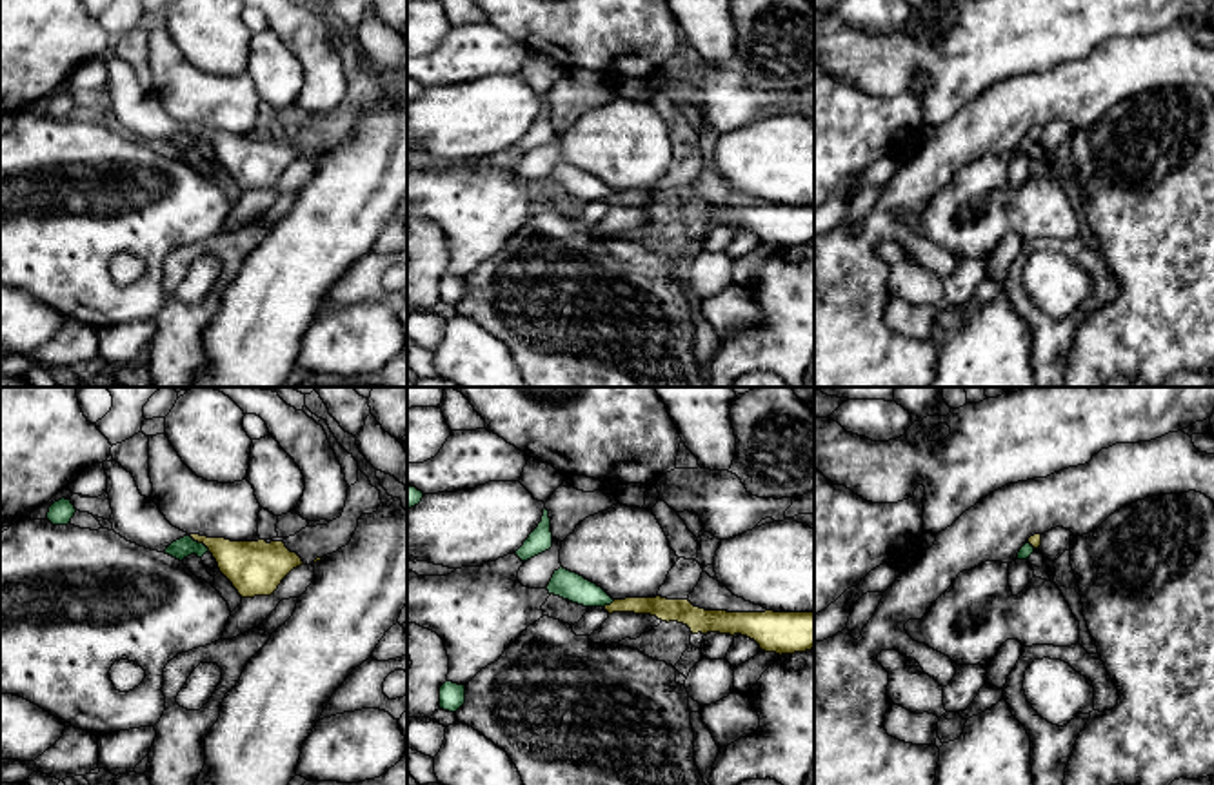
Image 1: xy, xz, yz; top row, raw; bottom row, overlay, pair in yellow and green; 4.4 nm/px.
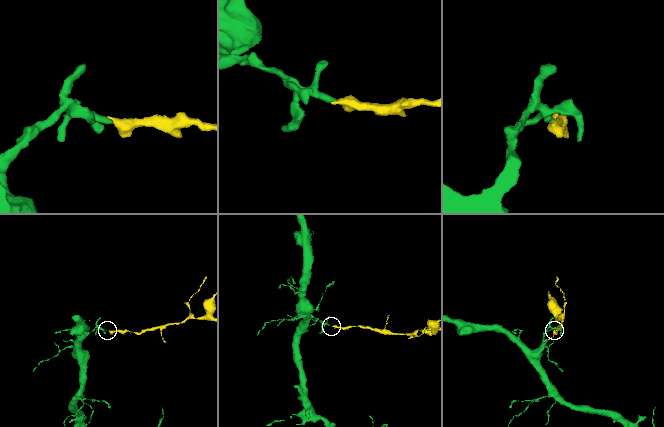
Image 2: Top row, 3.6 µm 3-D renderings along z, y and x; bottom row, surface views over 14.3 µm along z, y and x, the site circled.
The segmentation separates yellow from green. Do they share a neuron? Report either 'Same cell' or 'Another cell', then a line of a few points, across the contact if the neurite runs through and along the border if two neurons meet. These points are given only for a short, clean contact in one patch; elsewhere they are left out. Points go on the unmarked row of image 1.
Another cell. Line: xy (189, 129), (209, 144)

